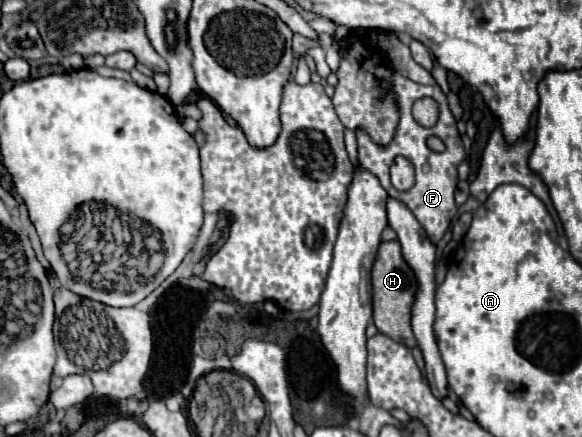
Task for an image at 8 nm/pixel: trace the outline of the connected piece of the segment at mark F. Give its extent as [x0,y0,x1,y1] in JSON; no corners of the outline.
[356,71,466,243]

